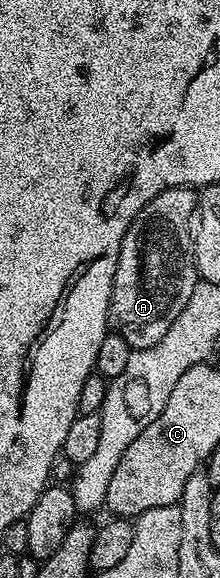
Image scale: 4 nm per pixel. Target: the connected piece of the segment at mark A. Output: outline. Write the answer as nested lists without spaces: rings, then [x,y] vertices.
[[[190,186],[162,191],[138,212],[122,240],[108,320],[111,329],[122,335],[133,350],[145,350],[158,344],[158,340],[170,332],[170,324],[178,320],[178,312],[186,308],[190,292],[194,292],[198,275],[192,252],[194,230],[190,222],[188,226],[188,217],[193,217],[197,201],[197,191]]]

